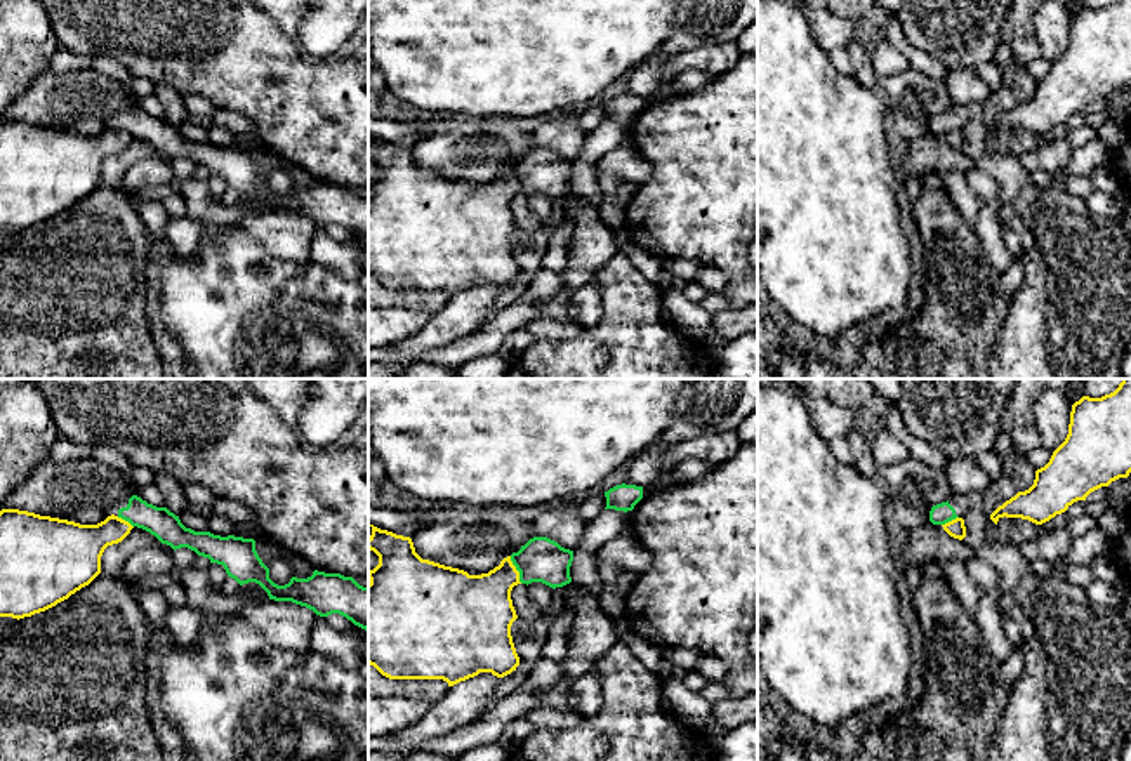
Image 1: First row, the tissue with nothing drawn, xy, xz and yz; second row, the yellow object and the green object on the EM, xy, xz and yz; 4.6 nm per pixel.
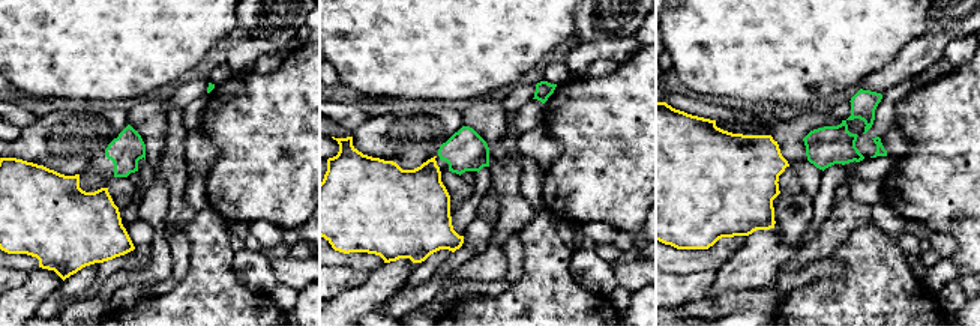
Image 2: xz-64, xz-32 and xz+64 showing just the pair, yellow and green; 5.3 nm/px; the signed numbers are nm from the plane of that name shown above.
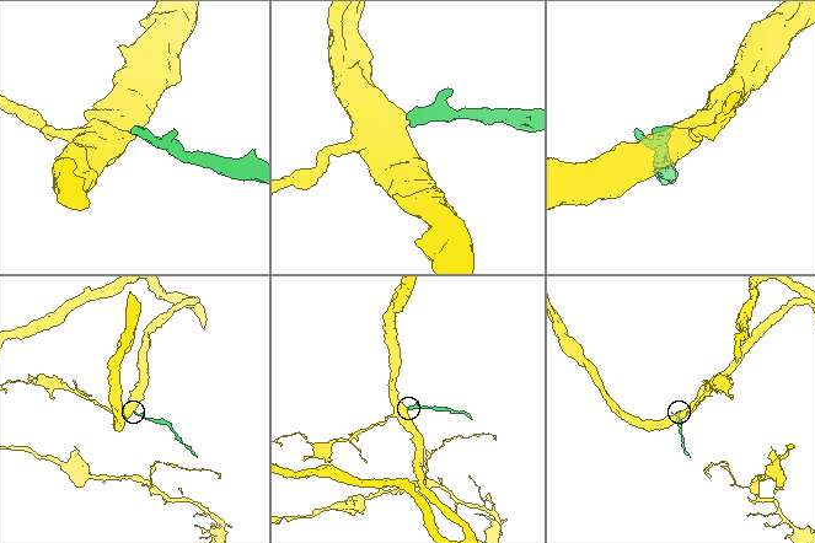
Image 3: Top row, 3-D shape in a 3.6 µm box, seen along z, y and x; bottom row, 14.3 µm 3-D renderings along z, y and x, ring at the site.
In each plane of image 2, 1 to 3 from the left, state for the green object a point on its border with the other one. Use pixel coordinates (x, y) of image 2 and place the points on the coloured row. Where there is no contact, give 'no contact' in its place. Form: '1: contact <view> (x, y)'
1: no contact
2: no contact
3: no contact

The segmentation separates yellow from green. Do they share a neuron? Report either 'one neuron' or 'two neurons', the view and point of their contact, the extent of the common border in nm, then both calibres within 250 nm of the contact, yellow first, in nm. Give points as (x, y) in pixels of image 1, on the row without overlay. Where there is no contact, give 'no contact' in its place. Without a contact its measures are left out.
two neurons; contact xz (516, 181); length 140 nm; calibres 320 and 200 nm

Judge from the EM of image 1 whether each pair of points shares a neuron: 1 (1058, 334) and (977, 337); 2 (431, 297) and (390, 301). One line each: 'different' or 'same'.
1: different
2: same

